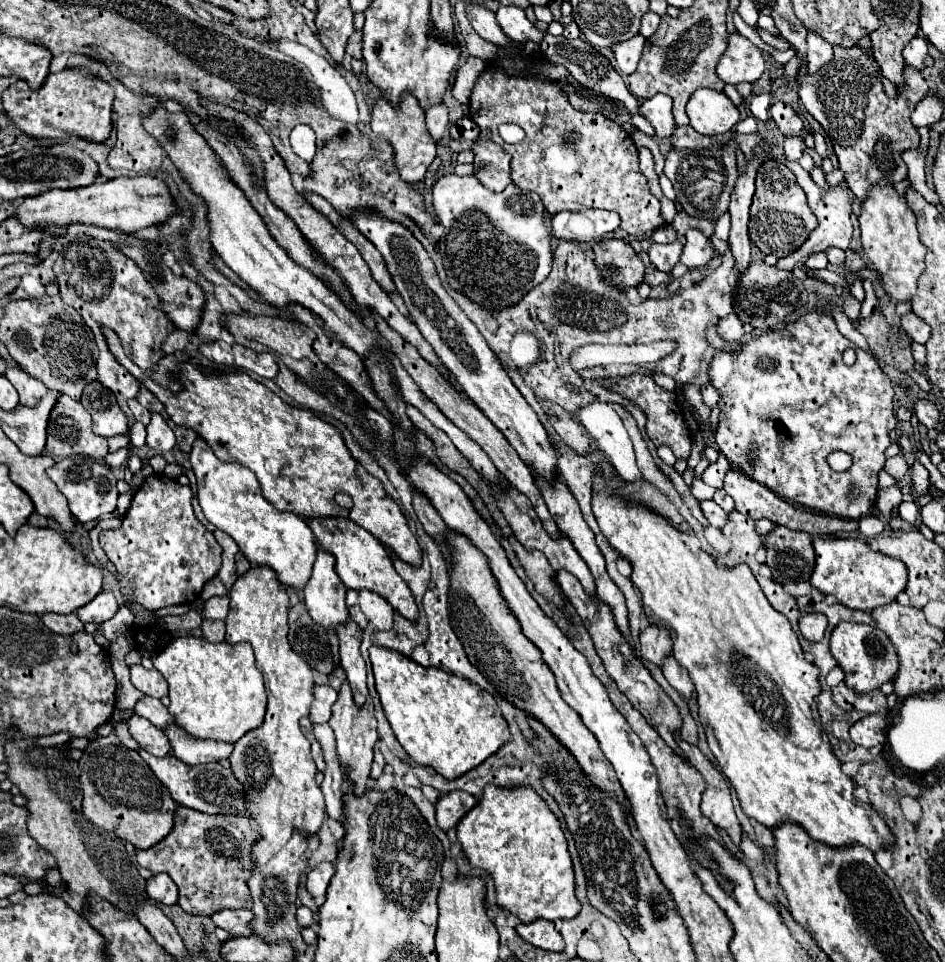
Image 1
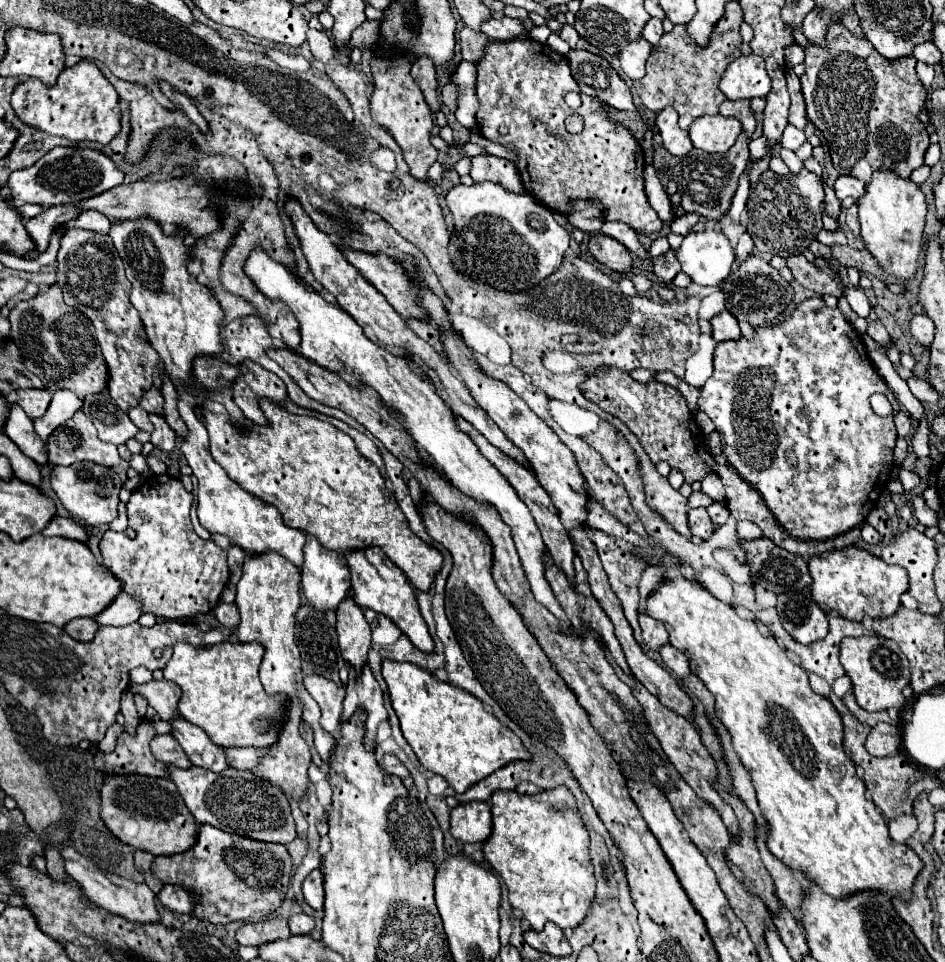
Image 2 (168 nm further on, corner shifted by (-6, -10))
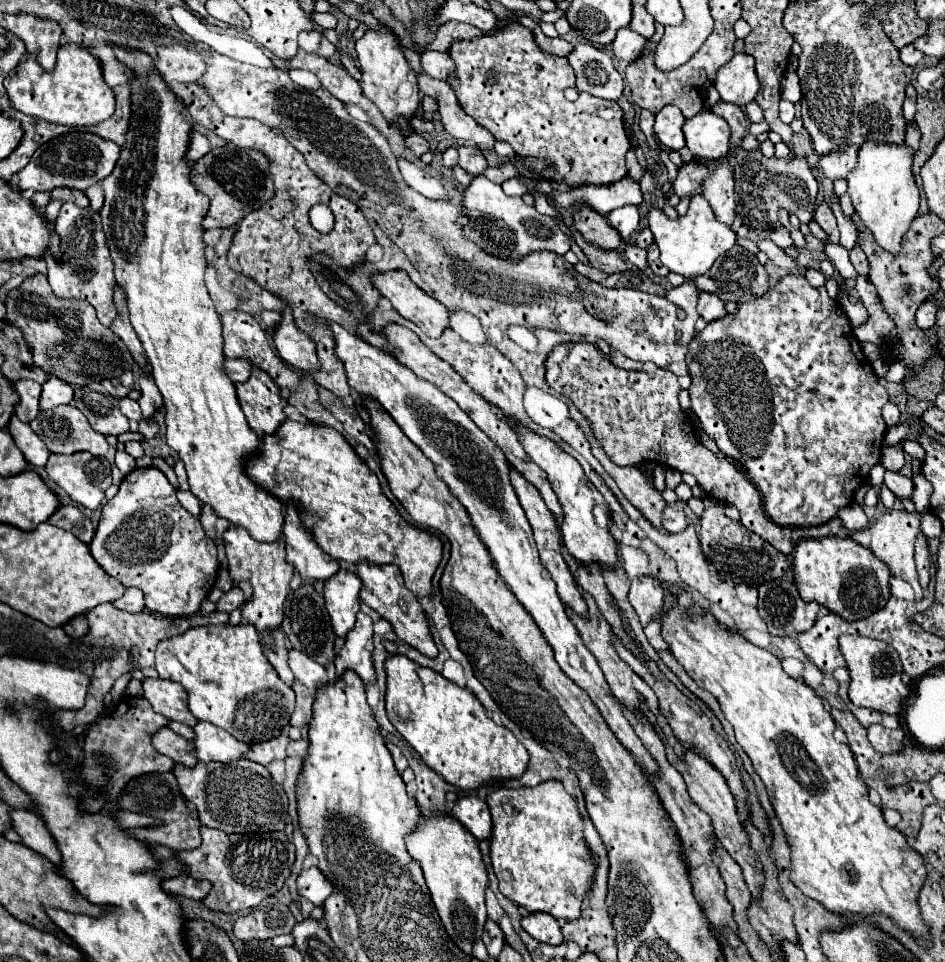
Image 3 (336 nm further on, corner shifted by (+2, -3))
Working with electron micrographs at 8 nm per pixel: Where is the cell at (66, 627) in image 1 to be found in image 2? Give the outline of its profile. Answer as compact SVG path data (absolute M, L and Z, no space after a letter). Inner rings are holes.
M76 618L76 620L70 620L64 630L74 638L74 640L82 640L82 642L88 642L96 636L98 632L98 624L94 618Z

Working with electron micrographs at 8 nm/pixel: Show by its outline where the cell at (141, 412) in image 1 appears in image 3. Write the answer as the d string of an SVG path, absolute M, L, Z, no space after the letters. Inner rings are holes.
M130 397L120 399L120 411L122 411L128 419L134 419L134 421L140 421L140 419L142 419L140 405L138 405L134 399L130 399Z

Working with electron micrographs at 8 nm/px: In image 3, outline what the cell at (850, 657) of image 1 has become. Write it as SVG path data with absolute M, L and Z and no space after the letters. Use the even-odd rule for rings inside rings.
M842 635L840 649L848 663L848 671L852 677L850 689L848 689L850 701L856 707L868 707L868 709L888 713L888 715L900 713L910 689L902 681L902 665L900 665L896 649L892 649L884 641L876 641L876 639L868 639L860 635Z

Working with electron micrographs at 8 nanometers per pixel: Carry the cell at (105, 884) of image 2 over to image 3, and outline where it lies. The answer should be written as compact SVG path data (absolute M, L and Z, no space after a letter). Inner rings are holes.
M10 809L10 821L12 821L12 829L20 835L22 845L44 855L54 865L60 863L60 853L56 851L56 843L50 839L48 829L44 829L44 823L34 811Z

